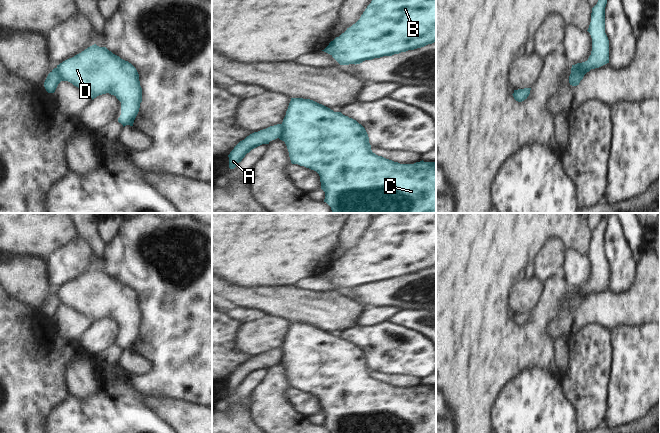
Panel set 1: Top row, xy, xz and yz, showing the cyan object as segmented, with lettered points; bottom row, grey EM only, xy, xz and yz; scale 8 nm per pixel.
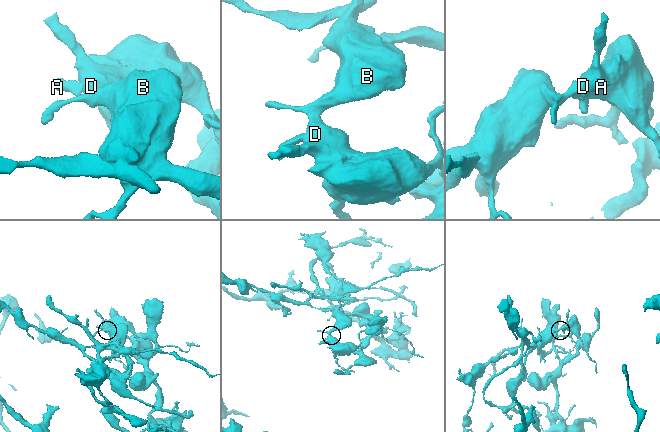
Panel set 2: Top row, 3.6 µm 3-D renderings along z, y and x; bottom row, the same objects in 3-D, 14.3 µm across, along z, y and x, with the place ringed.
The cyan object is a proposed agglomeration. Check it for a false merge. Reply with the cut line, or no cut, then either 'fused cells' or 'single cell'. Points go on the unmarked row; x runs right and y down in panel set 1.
cut xz (282, 348), (282, 357), (278, 361); fused cells

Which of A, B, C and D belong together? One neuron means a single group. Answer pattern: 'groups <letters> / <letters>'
groups A / B C D

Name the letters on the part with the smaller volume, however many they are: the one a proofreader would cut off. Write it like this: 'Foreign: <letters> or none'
Foreign: A

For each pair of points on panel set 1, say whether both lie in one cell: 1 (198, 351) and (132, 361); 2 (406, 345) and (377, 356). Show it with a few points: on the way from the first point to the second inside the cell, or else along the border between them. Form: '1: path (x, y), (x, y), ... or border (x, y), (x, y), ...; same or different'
1: border (132, 350), (152, 364), (152, 370), (149, 373); different
2: path (399, 349), (388, 349), (384, 353); same

